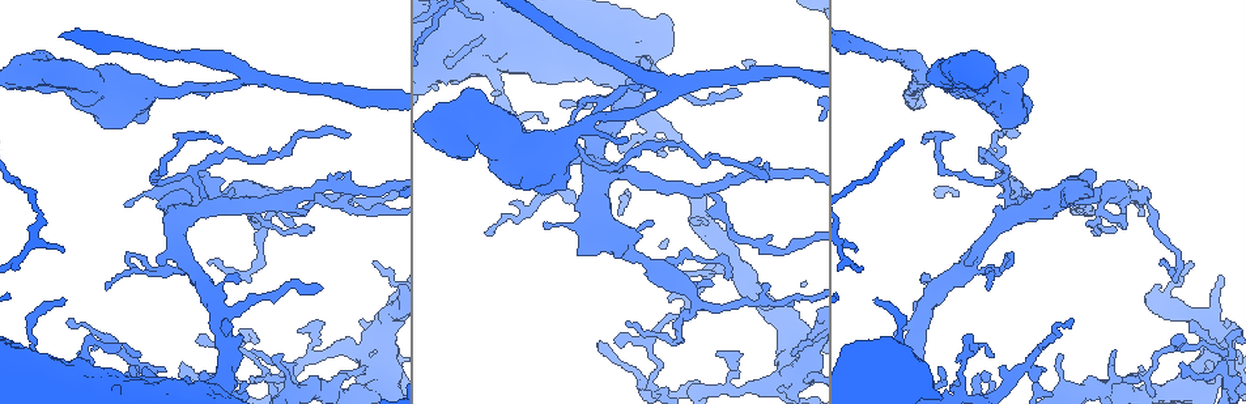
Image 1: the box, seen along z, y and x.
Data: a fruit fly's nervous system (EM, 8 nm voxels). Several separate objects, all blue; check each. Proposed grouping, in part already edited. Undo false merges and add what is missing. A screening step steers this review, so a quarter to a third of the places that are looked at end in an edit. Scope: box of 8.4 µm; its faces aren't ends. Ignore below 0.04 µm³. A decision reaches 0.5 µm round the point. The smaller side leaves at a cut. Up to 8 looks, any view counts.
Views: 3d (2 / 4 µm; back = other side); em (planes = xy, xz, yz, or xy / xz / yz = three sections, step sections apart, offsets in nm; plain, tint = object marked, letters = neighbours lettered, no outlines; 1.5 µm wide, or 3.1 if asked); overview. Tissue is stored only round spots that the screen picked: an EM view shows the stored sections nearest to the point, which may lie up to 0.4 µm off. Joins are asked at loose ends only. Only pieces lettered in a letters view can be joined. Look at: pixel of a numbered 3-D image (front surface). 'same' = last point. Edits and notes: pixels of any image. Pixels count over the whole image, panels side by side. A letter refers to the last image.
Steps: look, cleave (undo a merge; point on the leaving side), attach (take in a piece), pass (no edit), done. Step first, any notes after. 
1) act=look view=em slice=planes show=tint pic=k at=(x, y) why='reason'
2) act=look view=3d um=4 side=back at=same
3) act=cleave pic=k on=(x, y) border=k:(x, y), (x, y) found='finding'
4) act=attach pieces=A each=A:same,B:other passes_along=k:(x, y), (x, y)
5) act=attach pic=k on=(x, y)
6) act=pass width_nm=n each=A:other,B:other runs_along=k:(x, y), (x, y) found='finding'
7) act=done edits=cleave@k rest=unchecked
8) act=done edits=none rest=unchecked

act=look view=3d um=2 pic=1 at=(1091, 192) why='thick end'

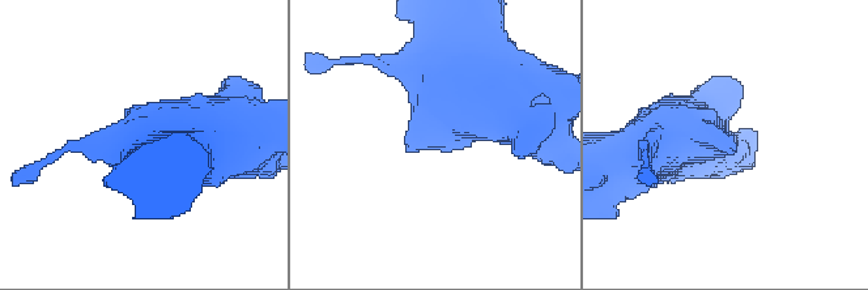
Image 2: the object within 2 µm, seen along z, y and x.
act=look view=em slice=planes show=letters pic=2 at=(407, 151)

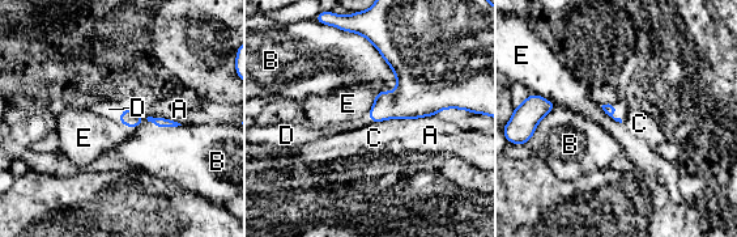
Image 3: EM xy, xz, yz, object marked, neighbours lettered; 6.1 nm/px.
act=attach pieces=D each=A:other,B:other,C:other,D:same,E:other passes_along=3:(608, 109), (612, 115), (621, 111) found='the neuron continues'

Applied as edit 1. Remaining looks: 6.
act=look view=3d um=4 pic=1 at=(794, 352) why='tapers out'

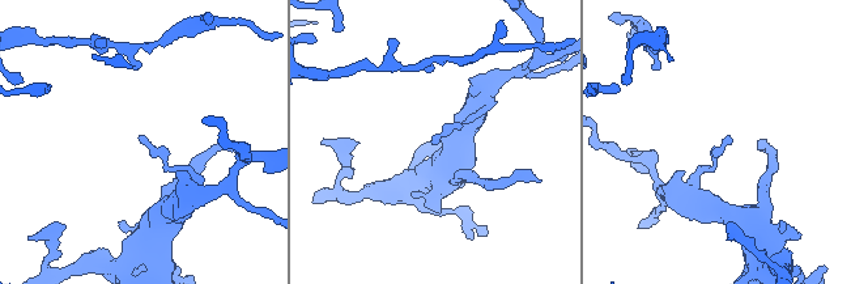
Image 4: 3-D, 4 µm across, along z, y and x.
act=look view=em slice=xz step=8 show=letters pic=4 at=(732, 142)

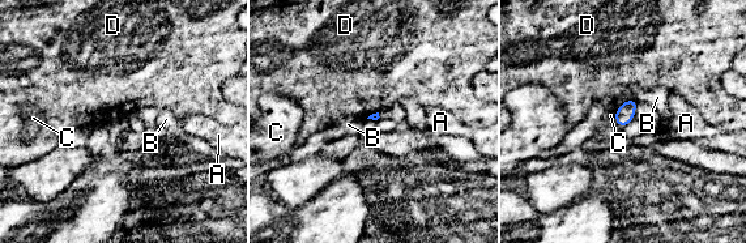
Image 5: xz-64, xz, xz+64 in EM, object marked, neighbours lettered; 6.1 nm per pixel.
act=look view=em slice=xy step=8 show=letters at=same

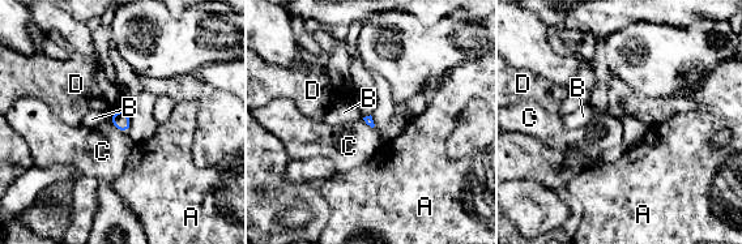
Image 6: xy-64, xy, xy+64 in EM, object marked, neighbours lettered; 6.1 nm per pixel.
act=pass longest_contact=C:140nm each=A:other,B:other,C:other,D:other border=6:(110, 119), (116, 128), (127, 133) found='no lettered piece goes on from it'

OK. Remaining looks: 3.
act=look view=em slice=xz step=8 show=tint pic=1 at=(338, 196) why='a narrow waist'

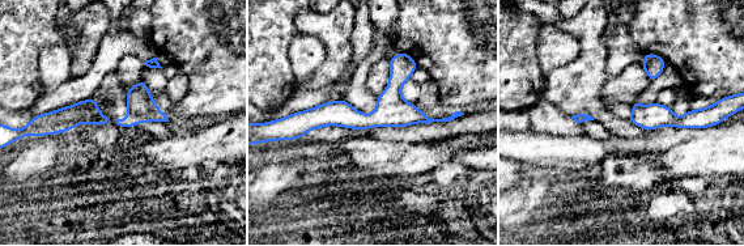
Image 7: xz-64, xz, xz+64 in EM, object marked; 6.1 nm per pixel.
act=look view=em slice=xy step=4 show=letters at=same

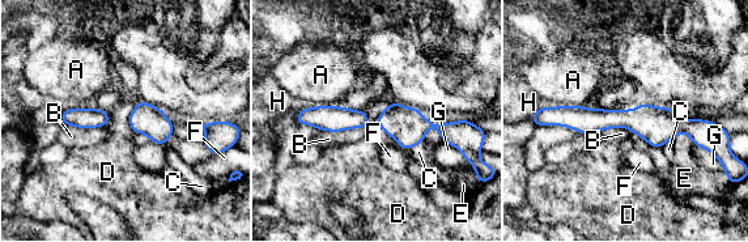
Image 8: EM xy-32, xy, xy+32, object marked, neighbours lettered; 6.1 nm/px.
act=pass each=A:other,B:other,C:other,D:other,E:other,F:other,G:other,H:other runs_along=8:(547, 110), (581, 119), (704, 123) found='one neuron here'

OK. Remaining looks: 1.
act=done edits=attach@3 rest=unchecked

